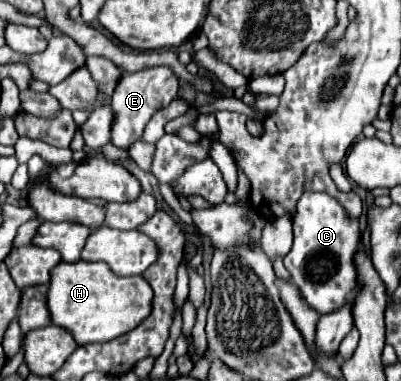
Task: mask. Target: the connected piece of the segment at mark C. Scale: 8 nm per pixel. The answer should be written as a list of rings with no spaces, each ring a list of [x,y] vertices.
[[[317,191],[303,193],[293,215],[293,247],[283,263],[303,299],[321,315],[343,307],[347,293],[357,287],[355,253],[359,243],[359,219],[347,219],[343,205],[335,197]]]

